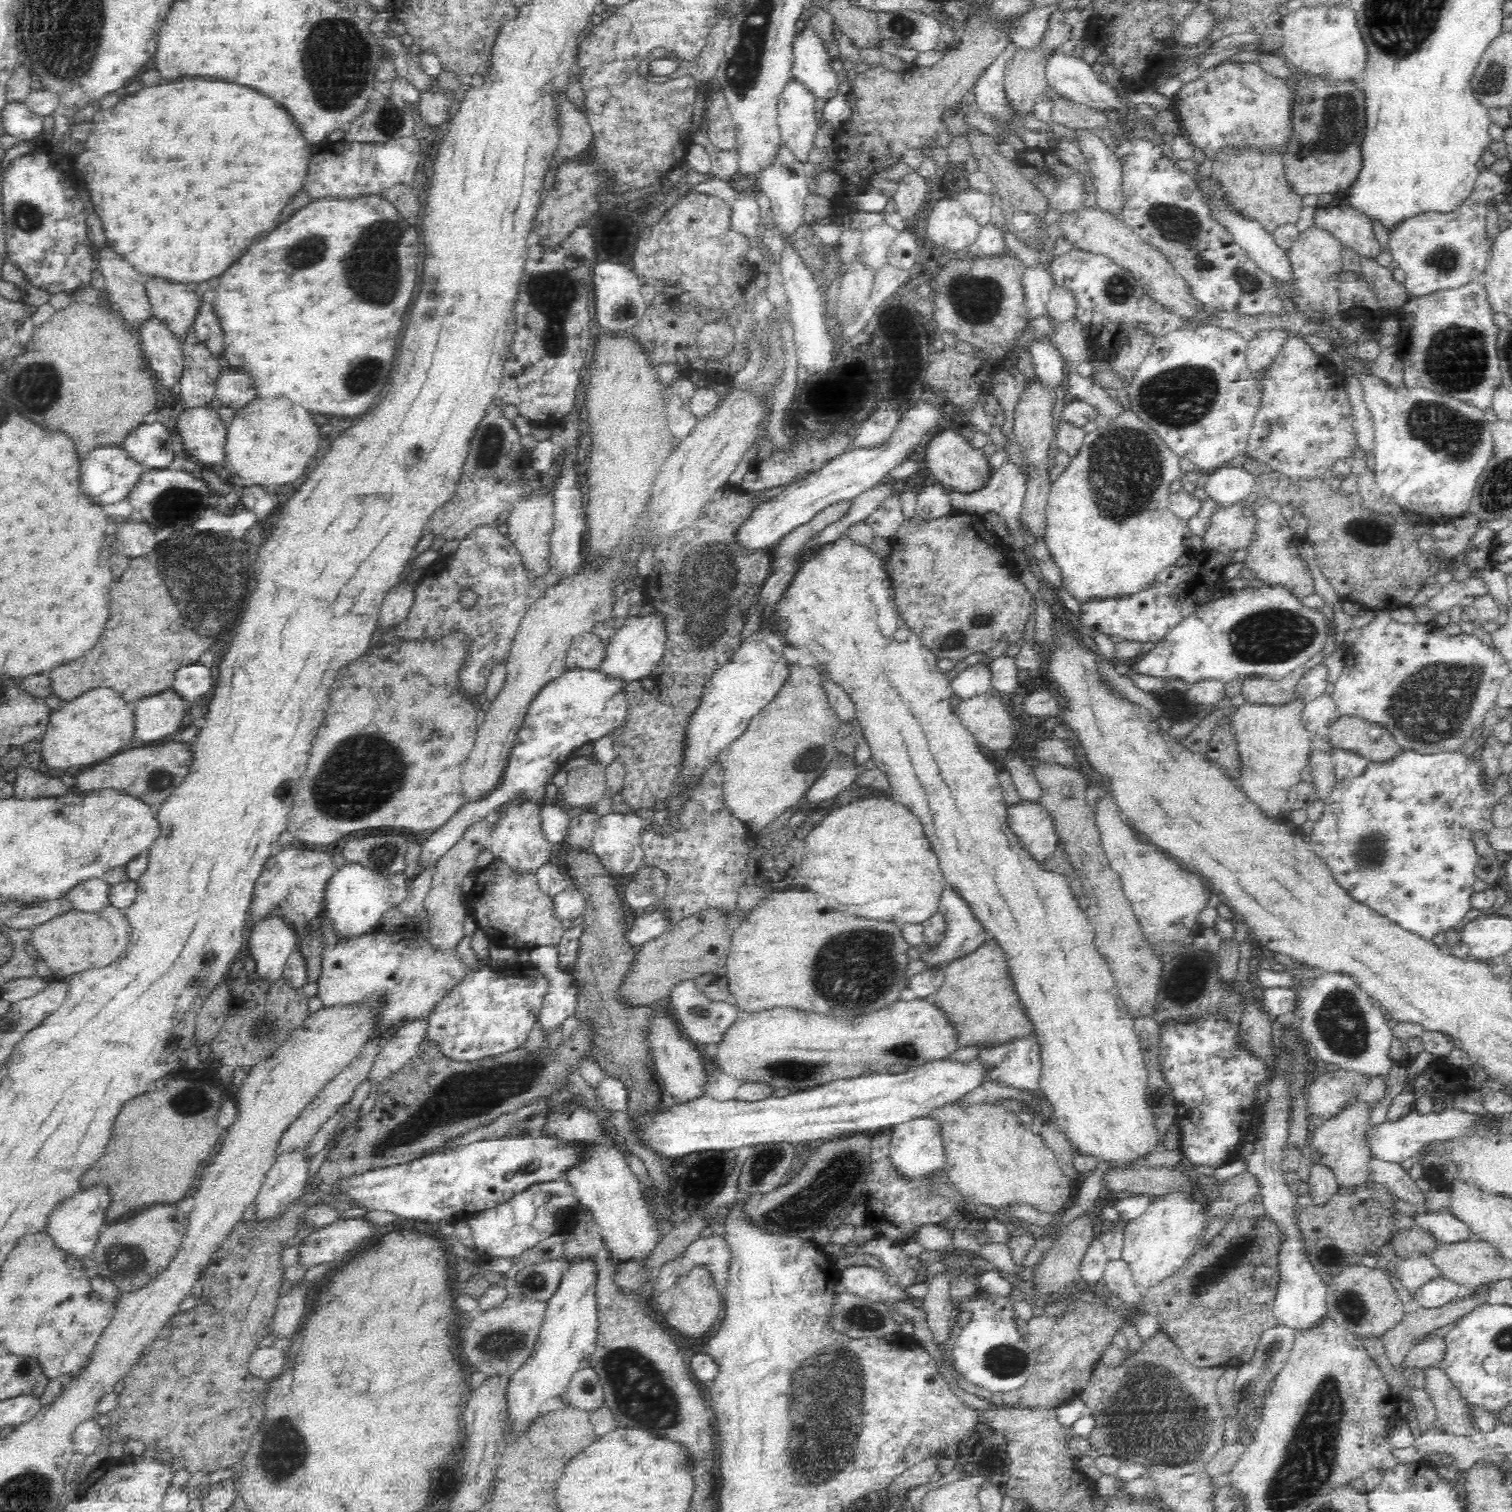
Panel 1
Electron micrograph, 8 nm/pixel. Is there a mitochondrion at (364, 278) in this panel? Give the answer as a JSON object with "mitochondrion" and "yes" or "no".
{"mitochondrion":"yes"}

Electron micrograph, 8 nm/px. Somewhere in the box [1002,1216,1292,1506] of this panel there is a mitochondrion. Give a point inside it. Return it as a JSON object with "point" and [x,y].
{"point":[1153,1416]}

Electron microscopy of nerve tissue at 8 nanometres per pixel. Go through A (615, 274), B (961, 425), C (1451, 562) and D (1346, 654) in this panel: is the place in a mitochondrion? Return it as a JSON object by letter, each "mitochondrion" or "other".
{"A":"other","B":"other","C":"other","D":"other"}

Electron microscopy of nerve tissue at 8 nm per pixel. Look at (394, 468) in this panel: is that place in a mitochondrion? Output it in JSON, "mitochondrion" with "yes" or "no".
{"mitochondrion":"no"}

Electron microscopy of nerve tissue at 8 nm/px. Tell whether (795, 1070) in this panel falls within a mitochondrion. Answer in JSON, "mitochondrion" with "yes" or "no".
{"mitochondrion":"yes"}

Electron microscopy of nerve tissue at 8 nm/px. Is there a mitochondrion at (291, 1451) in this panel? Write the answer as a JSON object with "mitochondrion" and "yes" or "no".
{"mitochondrion":"yes"}

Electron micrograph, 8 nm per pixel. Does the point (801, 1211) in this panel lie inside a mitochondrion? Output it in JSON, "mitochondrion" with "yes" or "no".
{"mitochondrion":"yes"}

